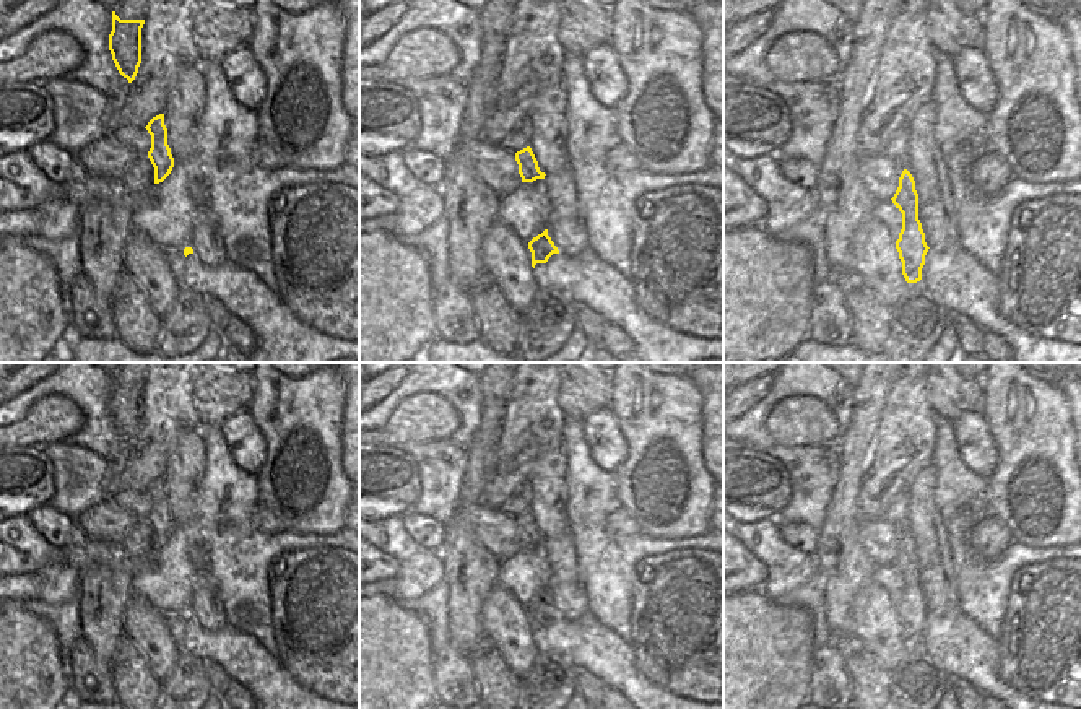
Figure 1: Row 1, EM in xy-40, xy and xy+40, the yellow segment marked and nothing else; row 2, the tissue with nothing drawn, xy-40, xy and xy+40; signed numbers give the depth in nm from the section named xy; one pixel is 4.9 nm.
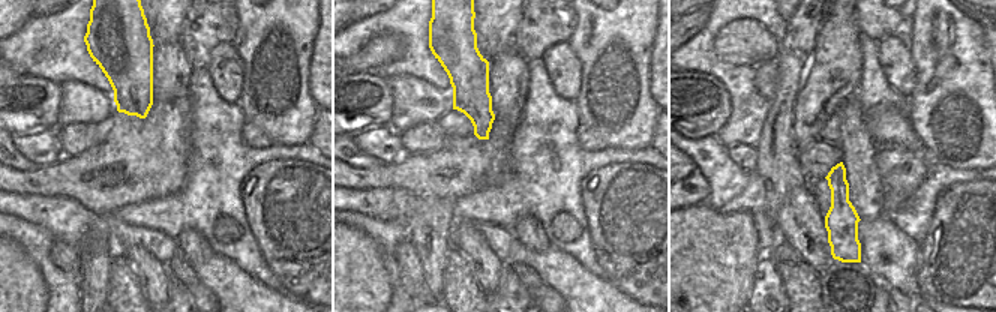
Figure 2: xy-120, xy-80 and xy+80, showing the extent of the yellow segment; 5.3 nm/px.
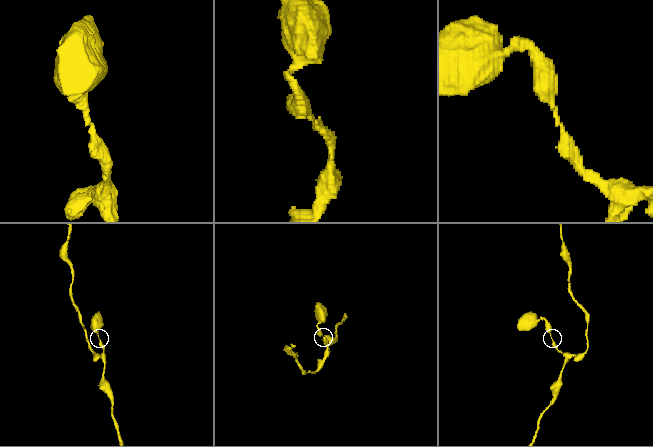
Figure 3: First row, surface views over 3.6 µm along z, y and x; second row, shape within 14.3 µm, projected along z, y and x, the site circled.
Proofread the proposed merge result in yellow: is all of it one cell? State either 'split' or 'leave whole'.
leave whole

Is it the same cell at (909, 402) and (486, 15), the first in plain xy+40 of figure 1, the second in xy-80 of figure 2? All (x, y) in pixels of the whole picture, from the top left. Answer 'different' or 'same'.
same

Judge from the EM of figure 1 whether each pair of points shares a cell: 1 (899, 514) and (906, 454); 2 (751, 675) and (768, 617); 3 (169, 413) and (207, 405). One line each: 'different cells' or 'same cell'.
1: different cells
2: same cell
3: different cells

